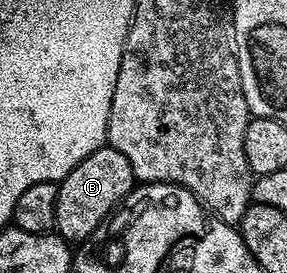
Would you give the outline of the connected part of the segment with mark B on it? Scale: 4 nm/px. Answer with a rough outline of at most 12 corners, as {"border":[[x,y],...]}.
{"border":[[106,143],[57,185],[56,232],[86,241],[131,192]]}

